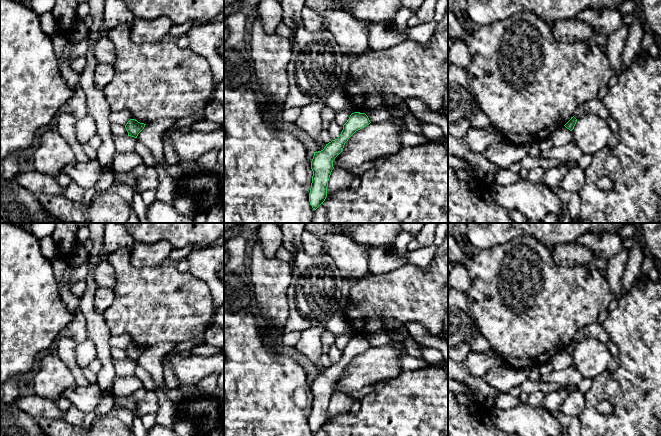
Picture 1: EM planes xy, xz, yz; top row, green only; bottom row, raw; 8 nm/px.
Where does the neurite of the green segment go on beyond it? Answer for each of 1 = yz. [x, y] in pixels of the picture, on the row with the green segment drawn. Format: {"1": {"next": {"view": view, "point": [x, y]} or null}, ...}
{"1": {"next": null}}

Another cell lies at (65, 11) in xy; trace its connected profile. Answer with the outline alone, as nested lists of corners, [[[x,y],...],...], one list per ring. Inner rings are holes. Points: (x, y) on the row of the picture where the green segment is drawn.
[[[55,0],[51,13],[57,21],[60,33],[67,35],[74,31],[79,21],[77,17],[78,5],[77,0]]]

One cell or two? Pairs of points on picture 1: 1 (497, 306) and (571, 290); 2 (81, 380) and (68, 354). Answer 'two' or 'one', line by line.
1: one
2: one

